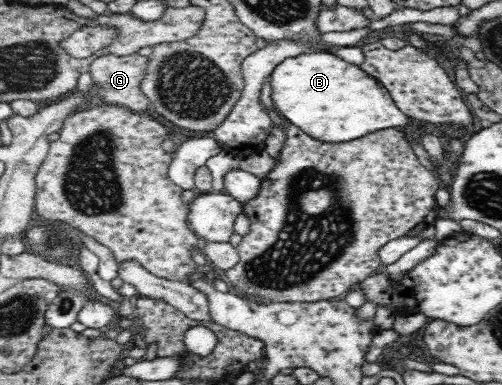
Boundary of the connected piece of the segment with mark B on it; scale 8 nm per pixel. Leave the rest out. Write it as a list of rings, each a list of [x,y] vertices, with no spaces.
[[[327,49],[286,58],[268,80],[273,104],[282,118],[321,142],[349,142],[382,128],[414,128],[412,118],[398,108],[380,82]]]

